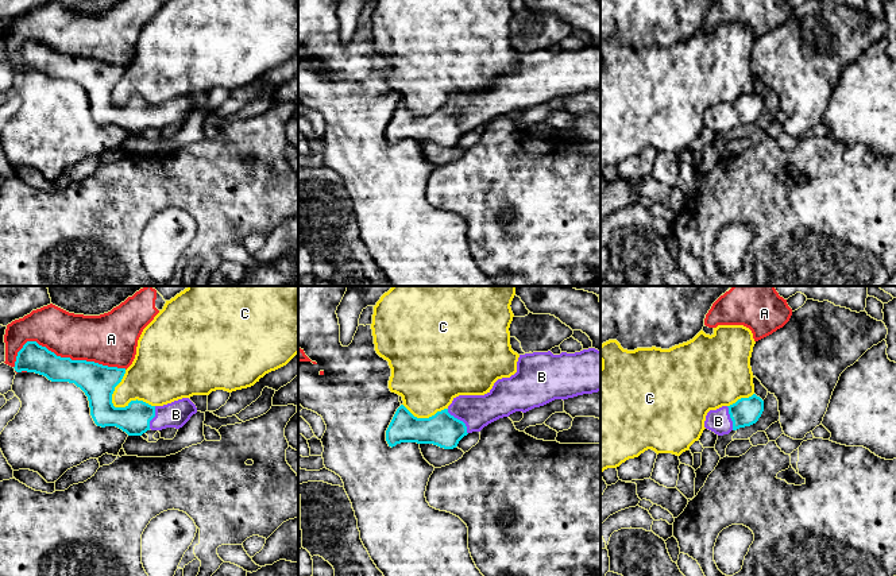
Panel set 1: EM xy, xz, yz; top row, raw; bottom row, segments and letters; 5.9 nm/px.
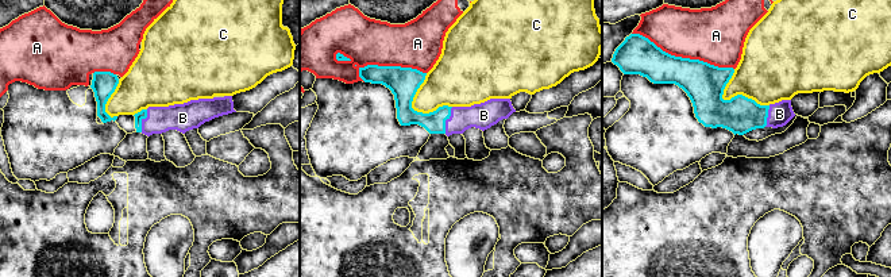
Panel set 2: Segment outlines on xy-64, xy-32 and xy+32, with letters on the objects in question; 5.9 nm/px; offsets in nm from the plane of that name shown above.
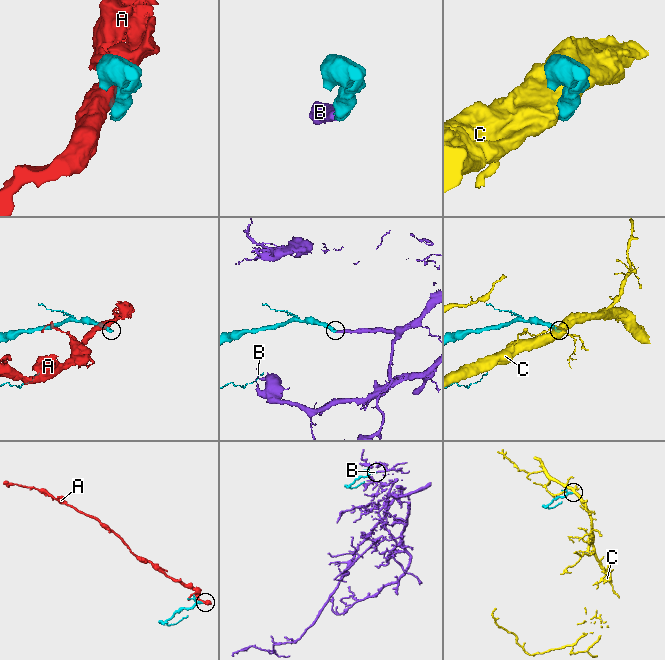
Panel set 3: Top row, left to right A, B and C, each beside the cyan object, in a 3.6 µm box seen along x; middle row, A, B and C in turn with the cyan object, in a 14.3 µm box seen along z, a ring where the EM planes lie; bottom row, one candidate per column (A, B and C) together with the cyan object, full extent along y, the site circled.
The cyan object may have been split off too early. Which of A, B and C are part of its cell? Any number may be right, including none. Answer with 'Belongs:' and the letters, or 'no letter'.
Belongs: B

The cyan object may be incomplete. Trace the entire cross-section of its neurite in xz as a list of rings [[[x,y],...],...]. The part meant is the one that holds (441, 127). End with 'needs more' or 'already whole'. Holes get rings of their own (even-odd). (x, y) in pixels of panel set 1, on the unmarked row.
[[[588,46],[560,53],[553,53],[551,49],[525,51],[518,55],[517,70],[510,76],[498,77],[487,92],[459,93],[447,107],[429,116],[417,116],[401,103],[386,128],[386,139],[391,146],[401,140],[417,140],[453,147],[468,131],[480,129],[488,121],[515,109],[526,111],[555,97],[564,98],[598,89],[600,89],[600,49]]]; needs more

